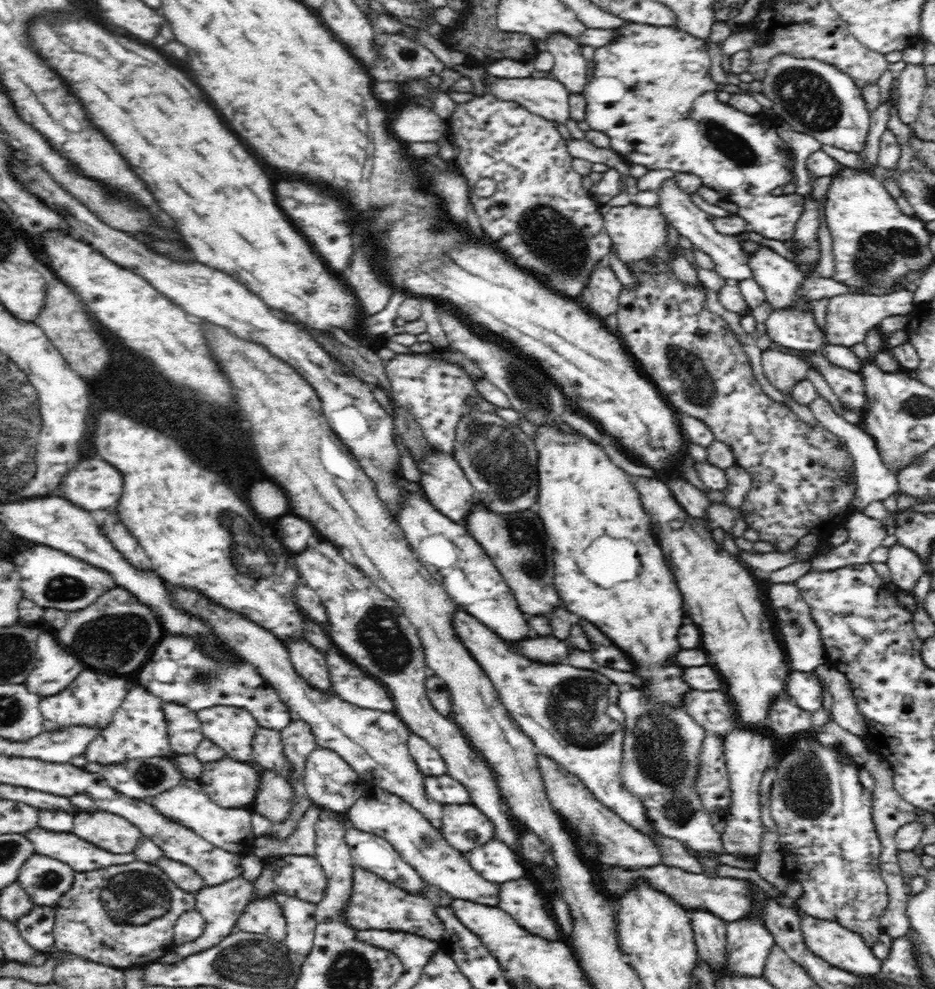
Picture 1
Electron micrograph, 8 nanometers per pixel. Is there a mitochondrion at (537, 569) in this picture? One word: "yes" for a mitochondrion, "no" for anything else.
yes

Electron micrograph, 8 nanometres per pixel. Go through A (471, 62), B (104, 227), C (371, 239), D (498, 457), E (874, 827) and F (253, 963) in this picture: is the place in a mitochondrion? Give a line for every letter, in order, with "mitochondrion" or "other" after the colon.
A: other
B: other
C: other
D: mitochondrion
E: other
F: mitochondrion

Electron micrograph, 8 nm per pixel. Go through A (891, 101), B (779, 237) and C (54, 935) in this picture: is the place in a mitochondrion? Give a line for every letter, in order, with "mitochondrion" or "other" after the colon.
A: other
B: other
C: other

